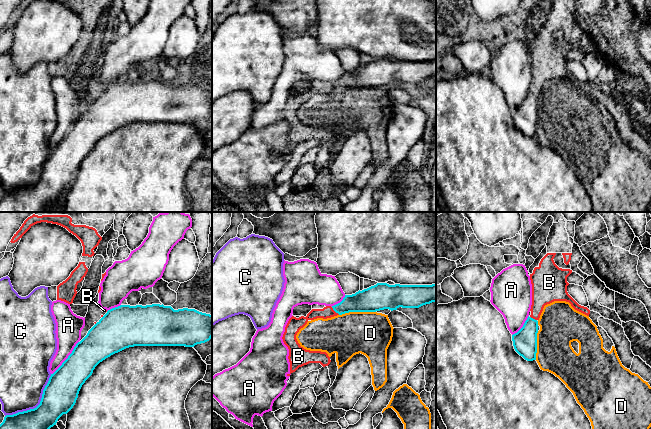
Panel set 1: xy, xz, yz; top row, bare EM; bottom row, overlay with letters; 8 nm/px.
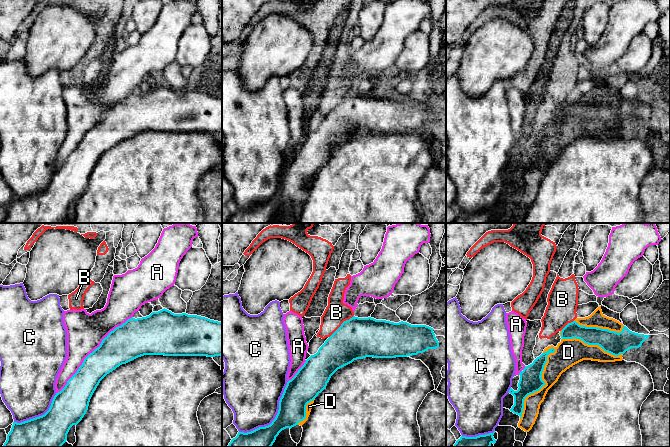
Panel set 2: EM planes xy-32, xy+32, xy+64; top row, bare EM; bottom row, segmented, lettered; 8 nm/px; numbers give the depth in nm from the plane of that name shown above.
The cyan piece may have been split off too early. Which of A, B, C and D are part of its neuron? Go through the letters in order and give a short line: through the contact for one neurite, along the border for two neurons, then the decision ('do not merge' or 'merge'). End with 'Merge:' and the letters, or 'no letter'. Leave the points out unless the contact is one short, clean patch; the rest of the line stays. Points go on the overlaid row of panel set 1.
A: do not merge
B: line xz (331, 307), (339, 314); do not merge
C: do not merge
D: do not merge
Merge: no letter

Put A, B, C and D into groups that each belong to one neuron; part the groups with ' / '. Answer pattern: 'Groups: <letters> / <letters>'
Groups: A / B / C / D

